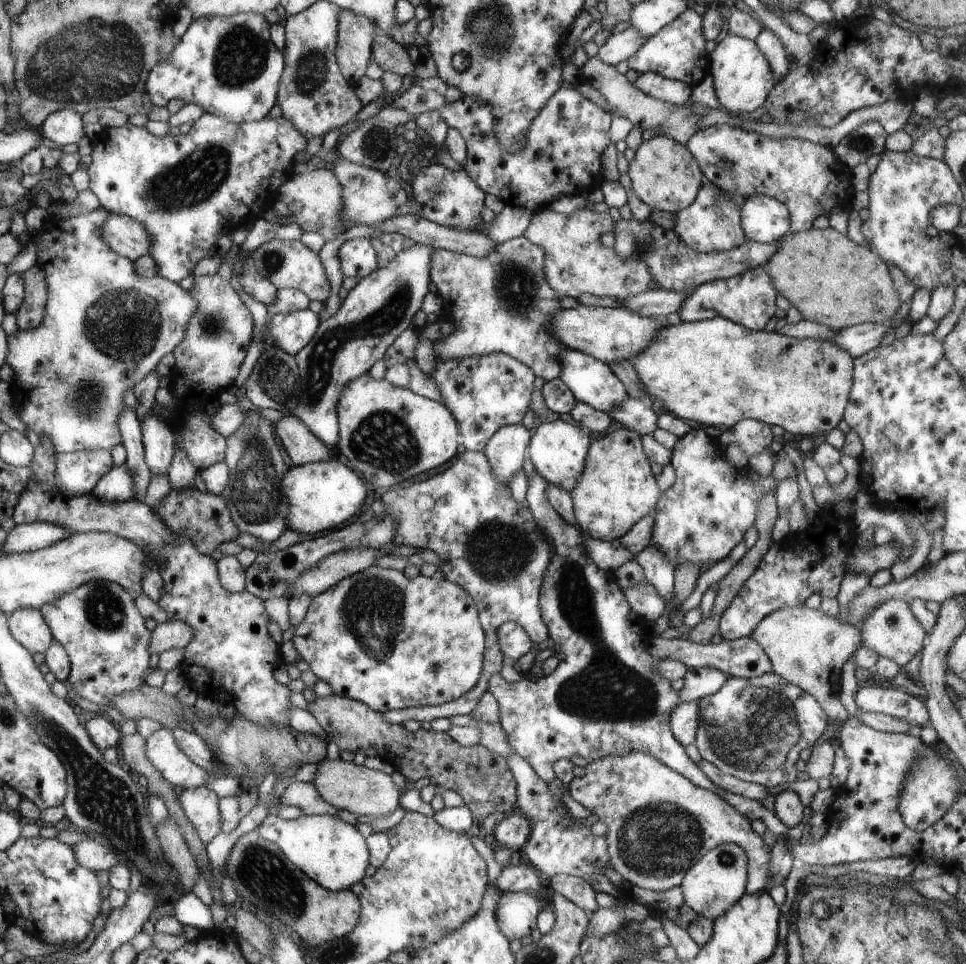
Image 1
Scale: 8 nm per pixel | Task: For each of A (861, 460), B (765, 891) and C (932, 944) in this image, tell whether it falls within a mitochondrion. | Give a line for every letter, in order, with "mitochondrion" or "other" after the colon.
A: other
B: other
C: mitochondrion

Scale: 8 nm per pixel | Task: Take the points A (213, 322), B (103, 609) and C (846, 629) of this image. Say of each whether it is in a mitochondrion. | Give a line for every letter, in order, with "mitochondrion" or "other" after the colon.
A: mitochondrion
B: mitochondrion
C: other

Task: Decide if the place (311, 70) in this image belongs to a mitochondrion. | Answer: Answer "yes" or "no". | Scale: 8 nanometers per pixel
yes

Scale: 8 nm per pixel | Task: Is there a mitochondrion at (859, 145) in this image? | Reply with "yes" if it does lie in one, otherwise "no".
yes

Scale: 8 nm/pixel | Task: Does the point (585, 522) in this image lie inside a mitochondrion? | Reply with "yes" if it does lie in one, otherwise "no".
no

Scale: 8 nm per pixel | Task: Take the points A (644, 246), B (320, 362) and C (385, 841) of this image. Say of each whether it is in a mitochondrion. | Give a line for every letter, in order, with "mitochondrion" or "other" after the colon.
A: mitochondrion
B: mitochondrion
C: other

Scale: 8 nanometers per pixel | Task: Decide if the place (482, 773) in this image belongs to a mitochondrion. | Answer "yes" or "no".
yes

